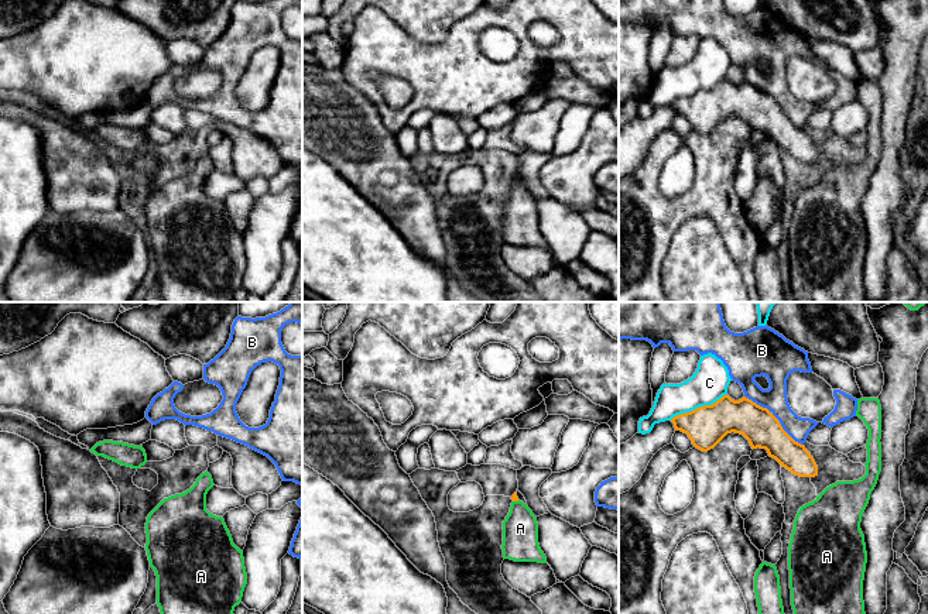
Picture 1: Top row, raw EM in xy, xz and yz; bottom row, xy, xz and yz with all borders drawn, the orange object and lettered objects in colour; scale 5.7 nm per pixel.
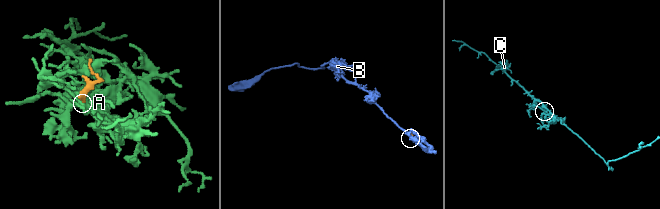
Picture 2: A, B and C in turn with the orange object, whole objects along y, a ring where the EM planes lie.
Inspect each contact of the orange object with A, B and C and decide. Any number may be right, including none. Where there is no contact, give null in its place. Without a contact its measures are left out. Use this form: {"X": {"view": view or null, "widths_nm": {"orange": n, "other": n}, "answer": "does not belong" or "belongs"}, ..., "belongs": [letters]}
{"A": {"view": "xz", "widths_nm": {"orange": 40, "other": 200}, "answer": "belongs"}, "B": {"view": "yz", "widths_nm": {"orange": 200, "other": 140}, "answer": "does not belong"}, "C": {"view": "yz", "widths_nm": {"orange": 220, "other": 220}, "answer": "does not belong"}, "belongs": ["A"]}

